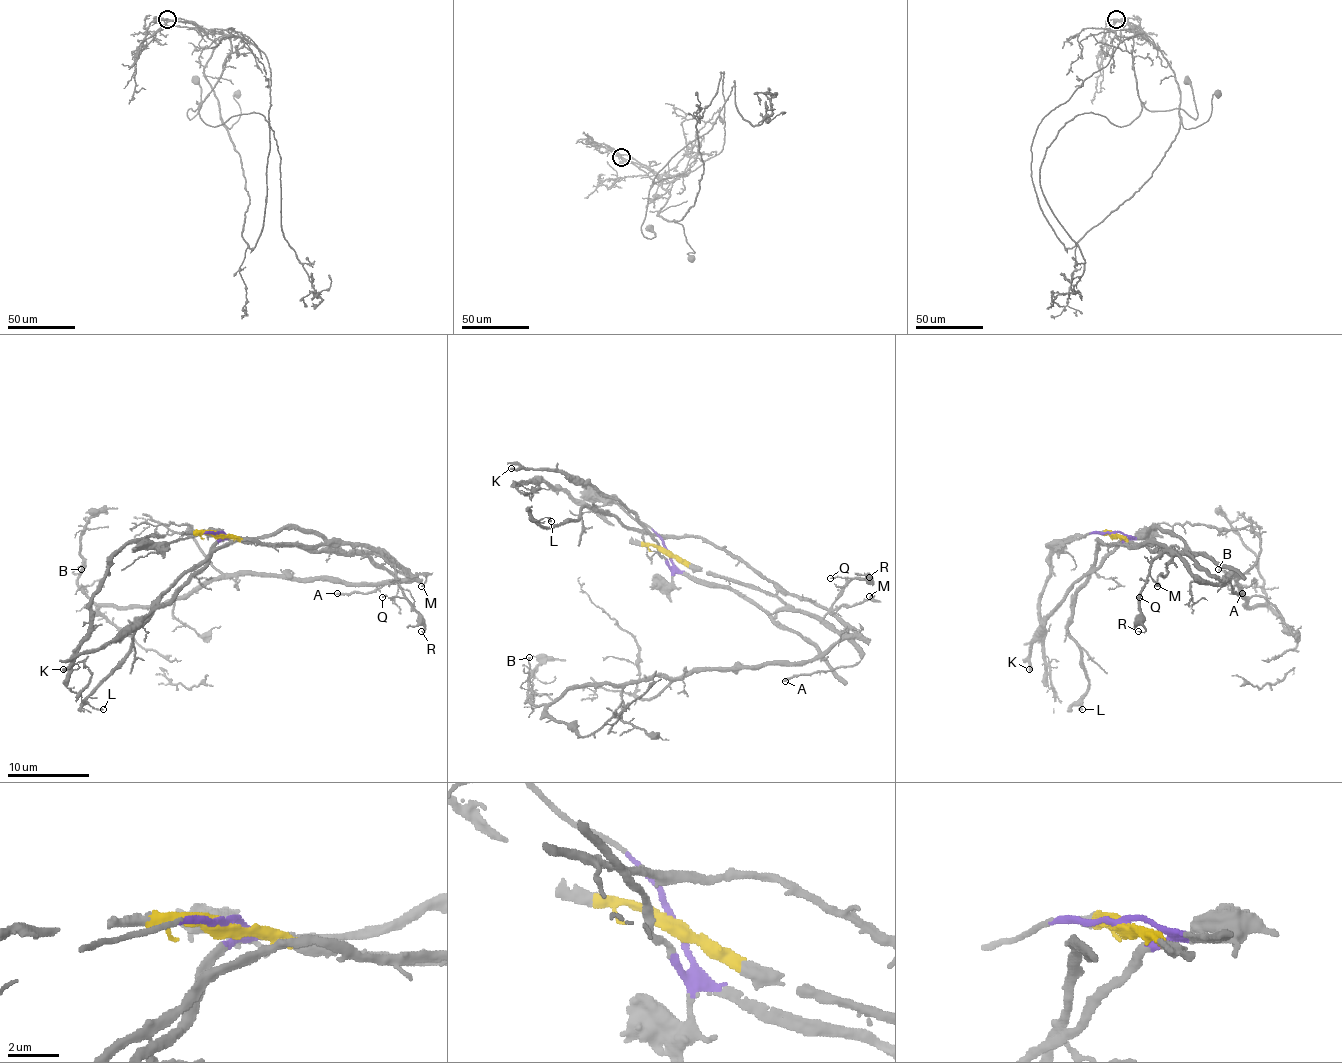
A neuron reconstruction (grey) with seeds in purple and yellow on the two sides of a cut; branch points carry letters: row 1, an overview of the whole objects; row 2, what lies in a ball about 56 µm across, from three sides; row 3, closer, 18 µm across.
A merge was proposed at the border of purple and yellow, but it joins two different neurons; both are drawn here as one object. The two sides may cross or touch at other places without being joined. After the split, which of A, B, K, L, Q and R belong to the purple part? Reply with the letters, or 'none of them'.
B, K, L, Q, R

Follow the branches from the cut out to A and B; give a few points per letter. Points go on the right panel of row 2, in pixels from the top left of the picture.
A: (1113, 534), (1152, 550), (1187, 552), (1211, 575), (1228, 581), (1234, 593), (1242, 593)
B: (1113, 534), (1127, 538), (1098, 565), (1098, 540), (1158, 544), (1265, 604), (1257, 569), (1218, 569)

